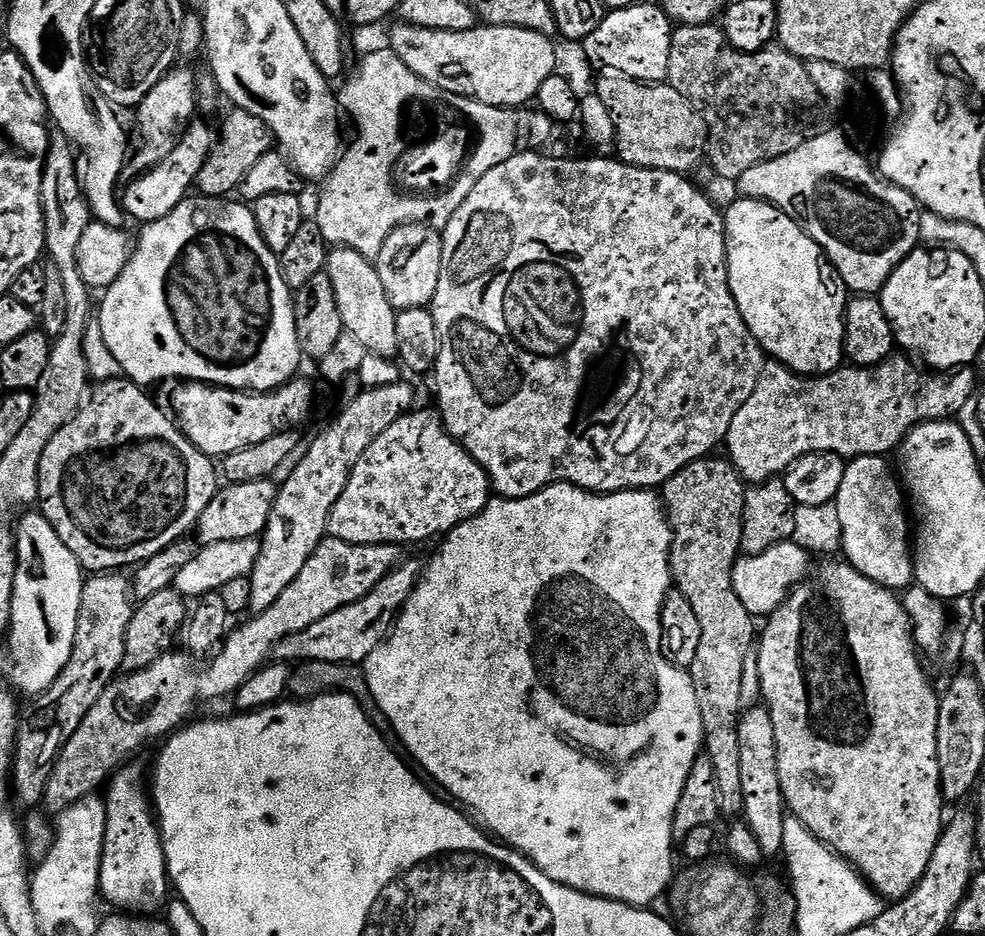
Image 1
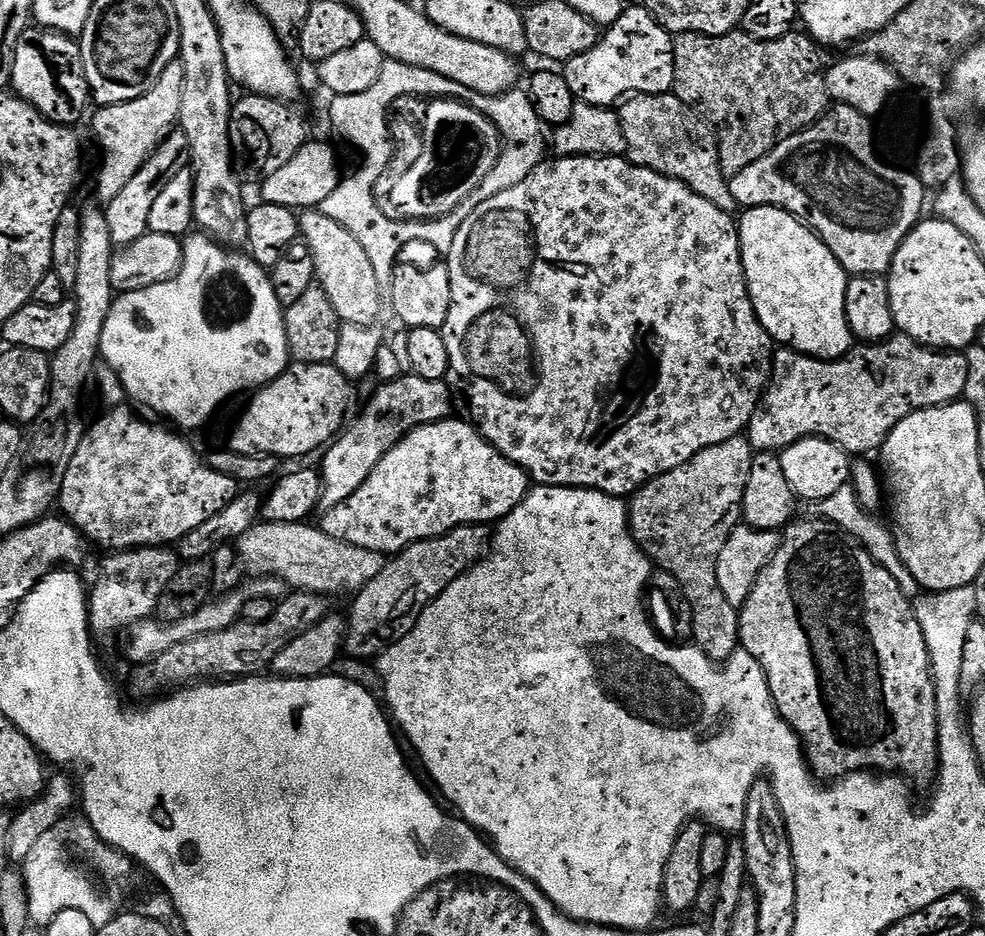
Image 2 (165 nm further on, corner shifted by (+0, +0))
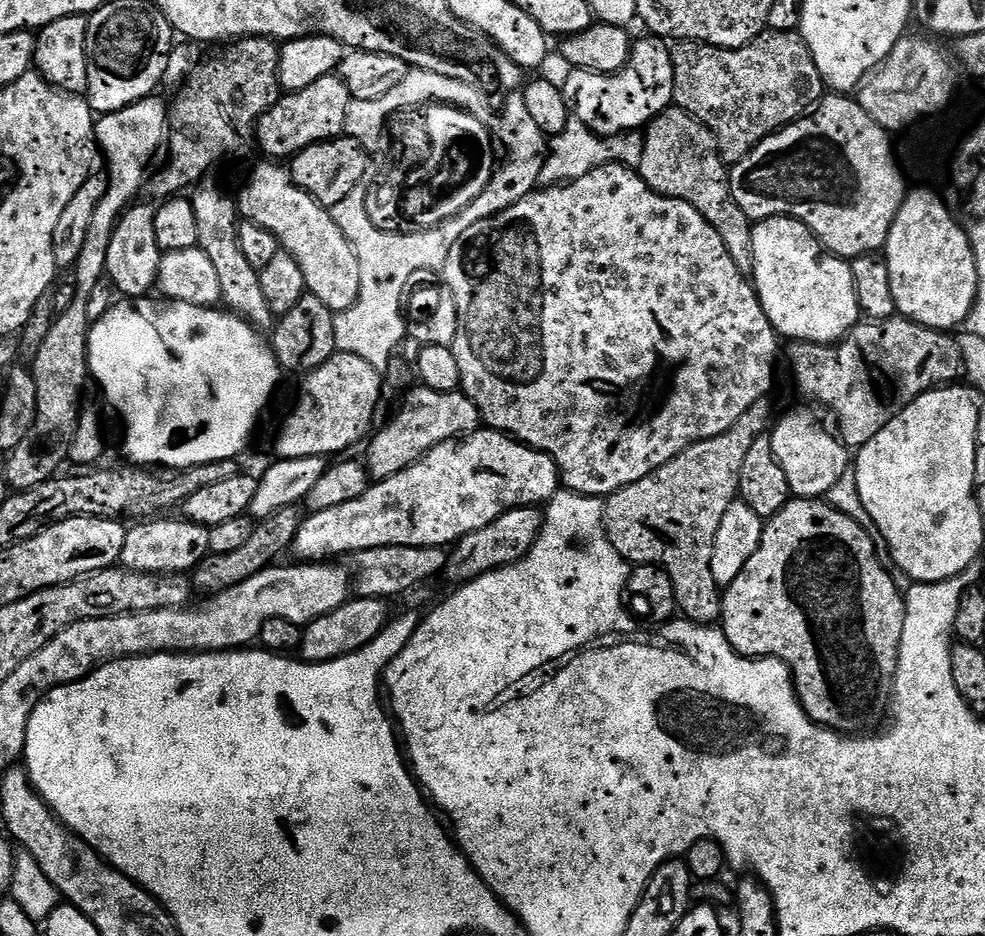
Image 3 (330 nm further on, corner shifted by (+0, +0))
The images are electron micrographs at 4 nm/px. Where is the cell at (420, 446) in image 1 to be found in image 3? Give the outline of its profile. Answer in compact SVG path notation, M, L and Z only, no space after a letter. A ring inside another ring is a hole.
M484 426L434 446L406 470L375 481L358 498L354 498L354 502L342 502L342 506L330 506L330 510L305 515L296 535L294 552L304 562L328 562L347 552L357 554L374 547L444 548L455 545L456 541L474 530L482 530L482 526L490 526L490 522L511 508L547 505L560 487L560 471L551 456L512 439L504 432Z

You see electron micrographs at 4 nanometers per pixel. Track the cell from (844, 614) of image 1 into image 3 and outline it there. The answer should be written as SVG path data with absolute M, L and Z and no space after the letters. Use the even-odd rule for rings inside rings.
M793 498L785 508L764 525L764 533L760 539L760 548L746 562L746 566L734 578L730 587L723 589L720 606L720 620L724 637L728 644L741 656L753 658L771 658L780 660L792 672L796 685L796 696L806 714L814 723L824 728L832 728L841 734L864 734L875 729L880 715L885 715L892 695L892 682L896 679L898 666L898 650L902 642L902 626L904 625L905 593L898 590L892 581L893 573L884 569L885 561L876 552L876 540L869 529L864 528L845 512L840 512L824 498Z

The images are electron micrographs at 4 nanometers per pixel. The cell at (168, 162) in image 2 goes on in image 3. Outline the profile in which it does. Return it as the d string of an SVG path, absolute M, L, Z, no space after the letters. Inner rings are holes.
M150 202L131 205L116 224L107 247L107 266L105 273L113 282L115 289L129 299L147 297L157 285L159 262L162 255L155 237L154 218L157 207Z

